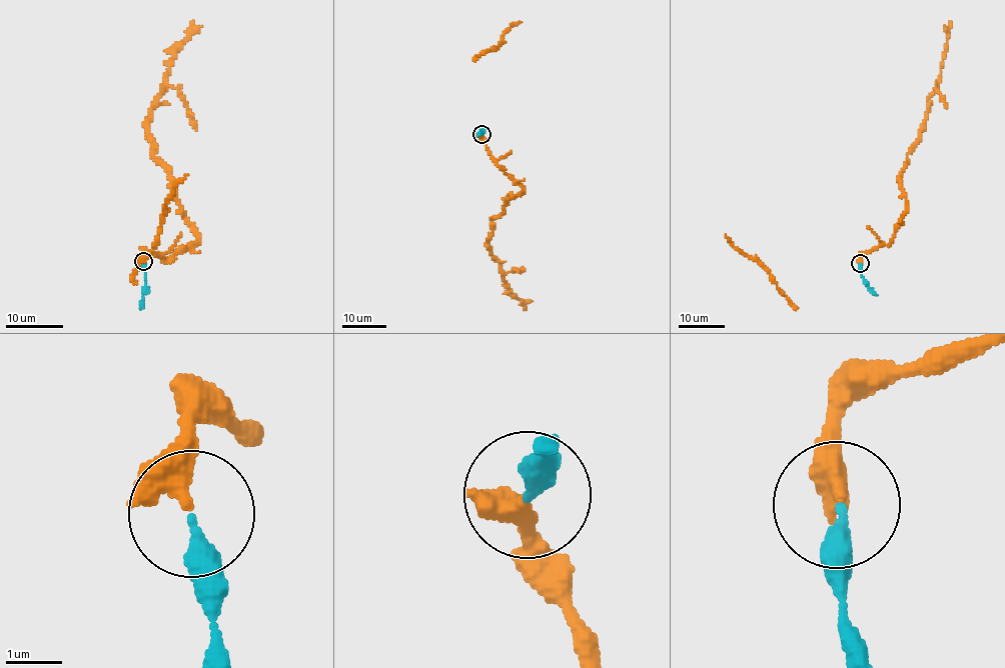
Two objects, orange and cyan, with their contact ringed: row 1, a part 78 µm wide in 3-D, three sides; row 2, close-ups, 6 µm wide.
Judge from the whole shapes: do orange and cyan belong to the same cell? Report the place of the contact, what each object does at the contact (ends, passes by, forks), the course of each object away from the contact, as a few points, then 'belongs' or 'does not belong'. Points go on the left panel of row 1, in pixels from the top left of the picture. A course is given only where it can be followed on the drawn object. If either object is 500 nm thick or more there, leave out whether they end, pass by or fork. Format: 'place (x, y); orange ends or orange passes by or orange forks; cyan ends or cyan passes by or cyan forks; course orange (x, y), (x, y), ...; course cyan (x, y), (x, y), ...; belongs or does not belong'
place (143, 261); orange ends; cyan ends; course orange (143, 260), (145, 250), (166, 260), (197, 240), (177, 186), (151, 154), (147, 125), (191, 22); course cyan (143, 261), (145, 288), (141, 309); belongs

